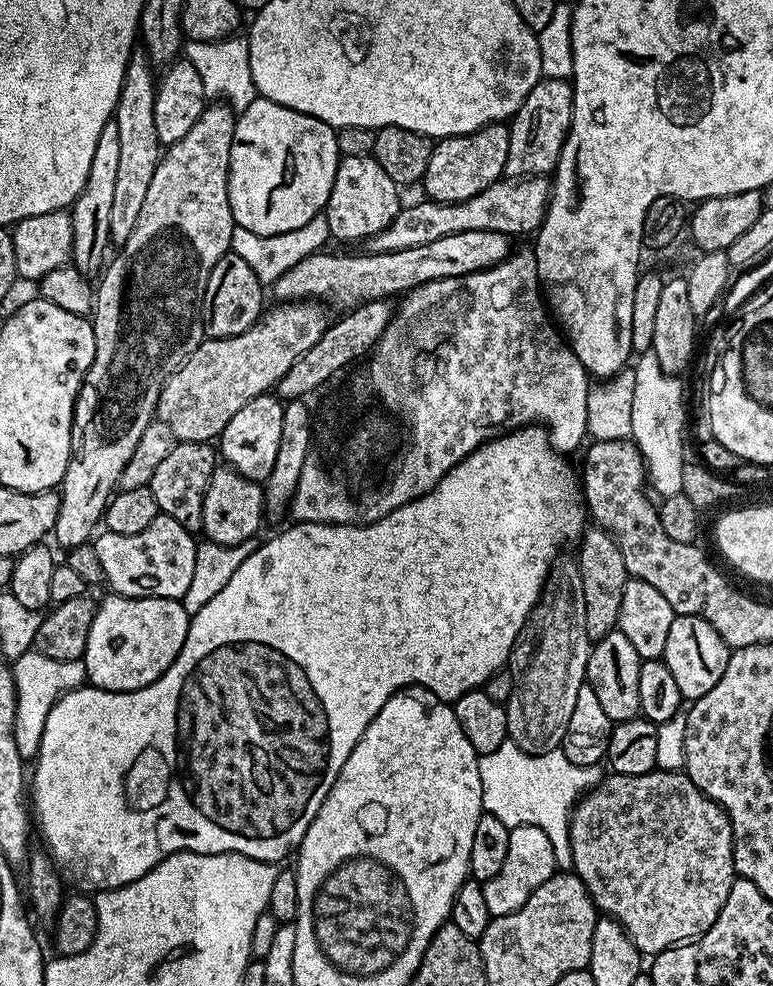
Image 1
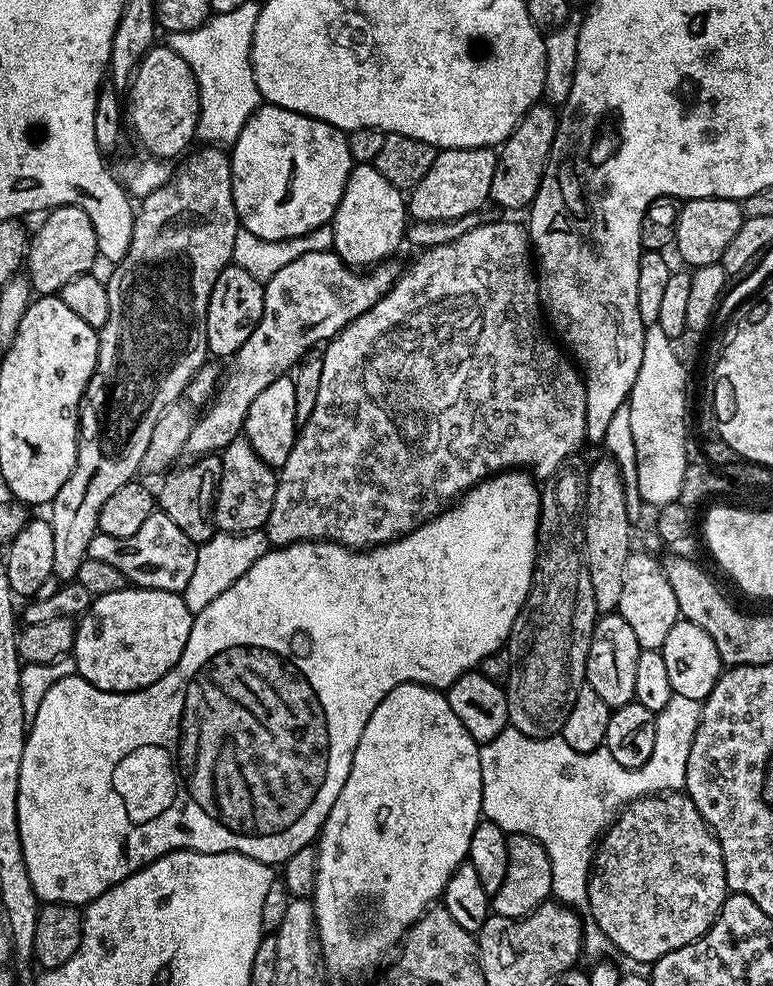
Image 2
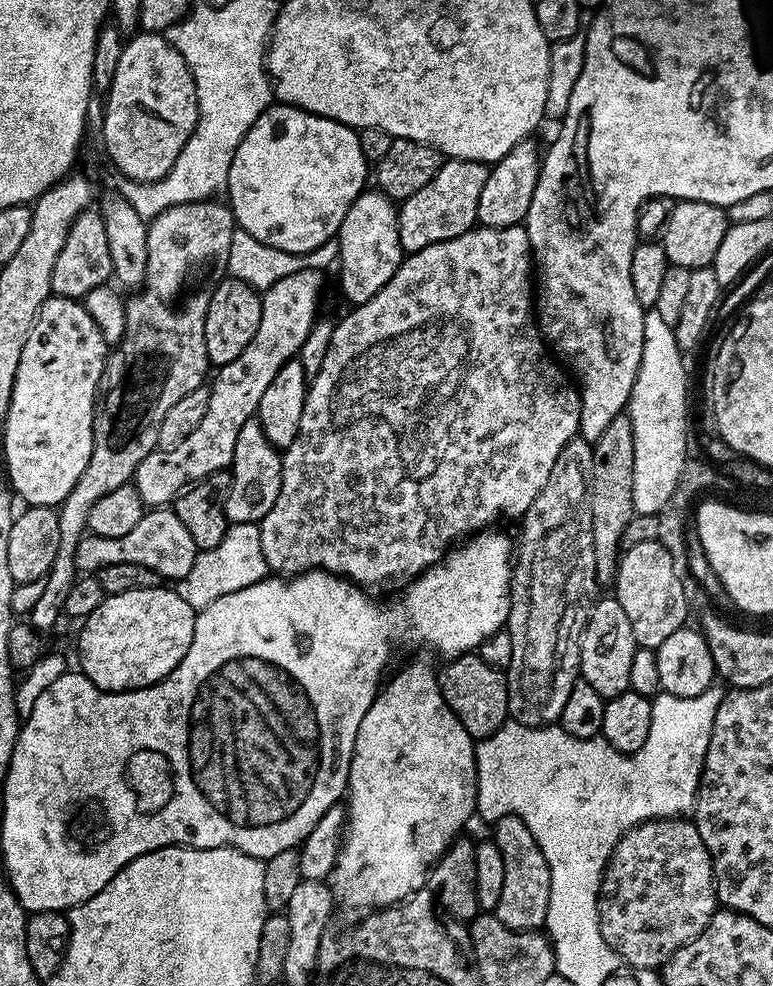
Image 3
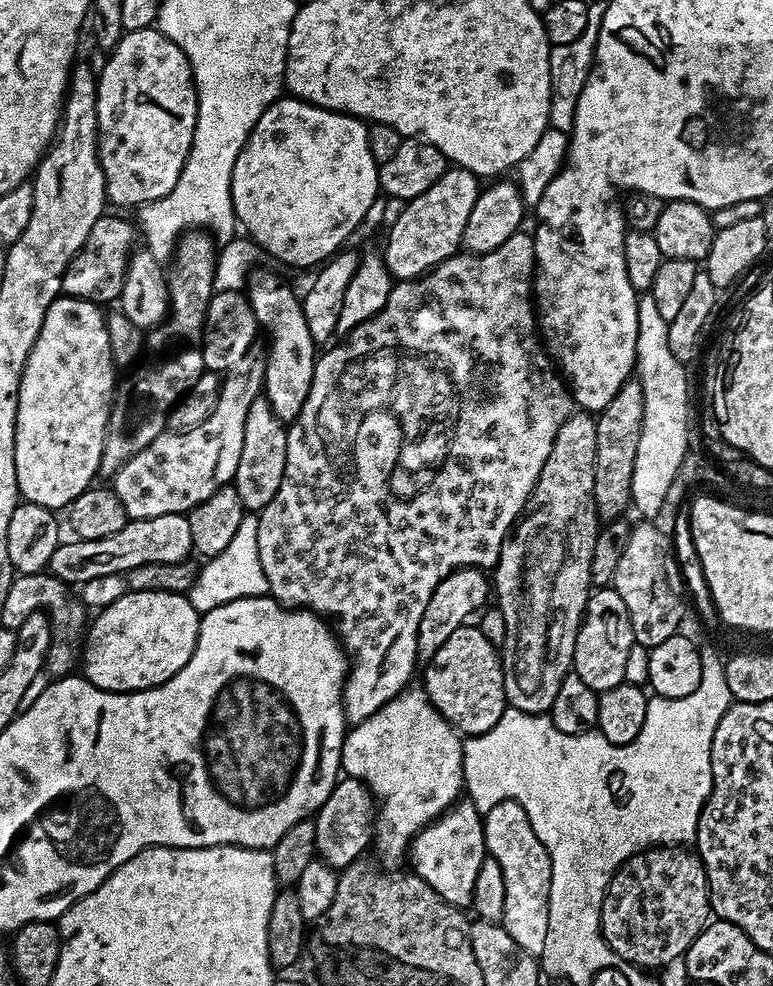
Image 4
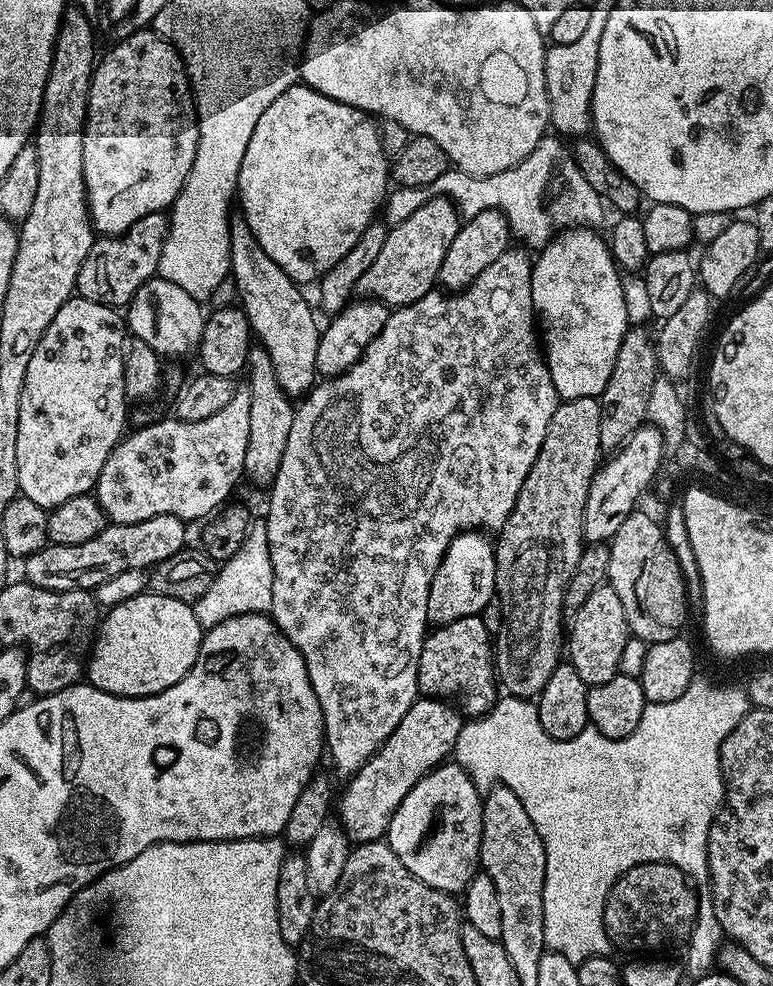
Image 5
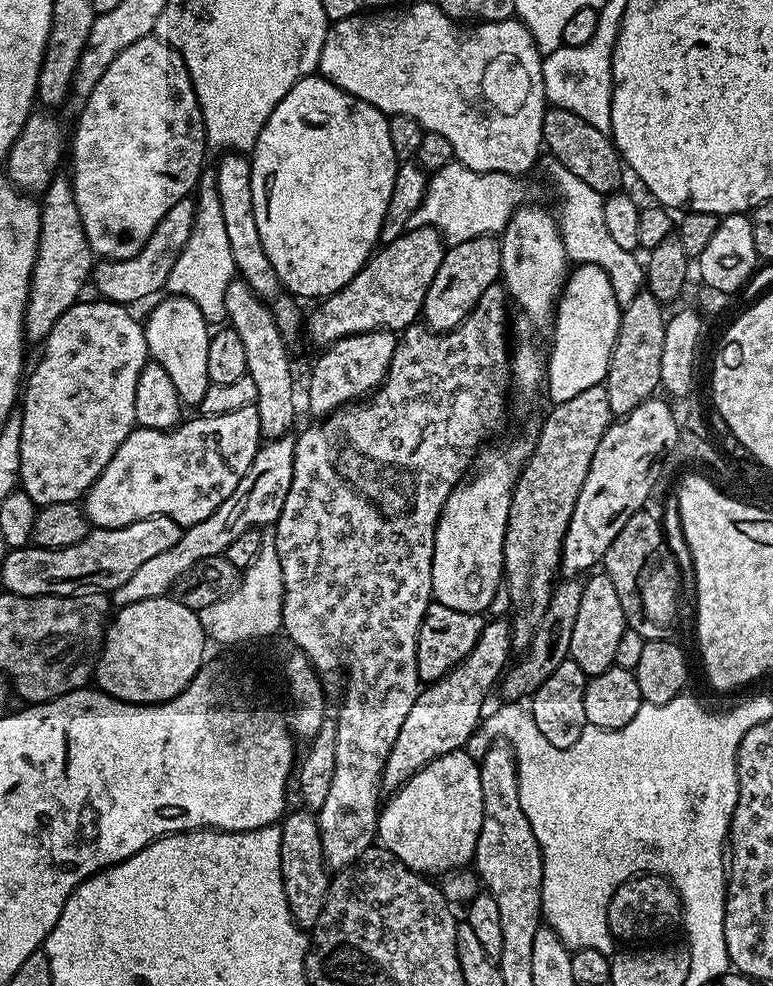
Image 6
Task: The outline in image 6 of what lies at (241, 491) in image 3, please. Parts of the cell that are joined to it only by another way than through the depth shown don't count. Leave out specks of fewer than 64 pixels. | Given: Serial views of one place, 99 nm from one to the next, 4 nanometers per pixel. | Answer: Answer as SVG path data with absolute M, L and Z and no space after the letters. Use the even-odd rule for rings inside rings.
M234 278L230 286L226 286L226 299L224 315L227 323L242 338L242 347L246 350L247 376L254 378L254 386L258 390L258 398L255 405L258 410L258 426L260 435L265 441L278 439L289 431L288 427L296 420L296 388L292 385L292 360L288 357L286 338L278 330L274 322L274 316L262 297L254 294L245 280Z

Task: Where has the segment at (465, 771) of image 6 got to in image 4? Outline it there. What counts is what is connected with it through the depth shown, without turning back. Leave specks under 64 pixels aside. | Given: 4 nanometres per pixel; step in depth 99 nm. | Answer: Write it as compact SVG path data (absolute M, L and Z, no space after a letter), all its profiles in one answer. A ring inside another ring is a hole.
M461 798L447 808L437 820L426 825L413 839L410 845L411 867L415 875L421 876L426 883L437 892L446 902L450 902L458 909L471 909L472 899L474 898L474 881L478 879L478 870L482 867L485 856L488 855L486 838L484 837L484 817L473 806L472 801Z

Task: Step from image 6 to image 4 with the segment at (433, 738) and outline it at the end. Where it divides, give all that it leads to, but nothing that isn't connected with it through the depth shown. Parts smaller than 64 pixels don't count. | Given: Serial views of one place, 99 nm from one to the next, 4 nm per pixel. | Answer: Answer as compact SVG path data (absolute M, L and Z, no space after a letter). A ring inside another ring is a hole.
M341 778L337 780L330 798L314 814L316 821L316 854L332 868L343 870L369 851L374 840L374 825L378 811L377 801L361 780Z

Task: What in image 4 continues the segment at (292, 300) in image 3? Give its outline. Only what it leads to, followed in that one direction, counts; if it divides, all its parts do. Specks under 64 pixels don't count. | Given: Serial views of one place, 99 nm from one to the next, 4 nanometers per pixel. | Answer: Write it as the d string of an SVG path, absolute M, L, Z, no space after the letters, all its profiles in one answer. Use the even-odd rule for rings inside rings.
M253 346L246 350L246 355L241 358L230 370L223 373L218 394L218 406L202 422L202 426L194 426L194 430L174 432L165 430L161 436L154 438L146 450L138 450L126 466L122 466L111 477L110 487L126 510L129 520L145 520L146 518L158 518L162 514L187 514L194 506L206 502L210 494L214 494L220 488L225 488L236 479L238 470L238 457L242 454L242 433L246 431L246 414L254 398L262 395L264 379L266 378L266 366L268 358L263 347Z

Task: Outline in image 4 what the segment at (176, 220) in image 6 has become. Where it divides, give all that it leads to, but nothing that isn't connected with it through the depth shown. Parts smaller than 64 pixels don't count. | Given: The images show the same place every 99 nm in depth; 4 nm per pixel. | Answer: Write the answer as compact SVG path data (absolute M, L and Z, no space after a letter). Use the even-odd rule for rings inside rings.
M105 214L94 222L90 229L90 238L78 250L78 254L68 264L66 274L62 278L62 292L65 296L77 296L83 300L91 300L94 304L108 306L108 303L115 301L120 295L126 270L128 269L128 257L134 251L134 243L138 240L138 232L128 220L120 216Z

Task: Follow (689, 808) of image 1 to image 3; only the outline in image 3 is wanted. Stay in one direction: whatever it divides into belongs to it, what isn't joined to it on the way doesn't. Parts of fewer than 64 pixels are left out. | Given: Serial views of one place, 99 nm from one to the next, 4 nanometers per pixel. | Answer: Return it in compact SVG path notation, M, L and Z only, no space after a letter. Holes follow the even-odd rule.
M691 819L646 820L643 824L635 824L612 851L600 883L600 929L602 938L606 938L606 942L629 969L663 969L664 963L679 948L706 930L710 918L717 911L712 859L706 850L706 842L702 842L702 834L698 834Z

